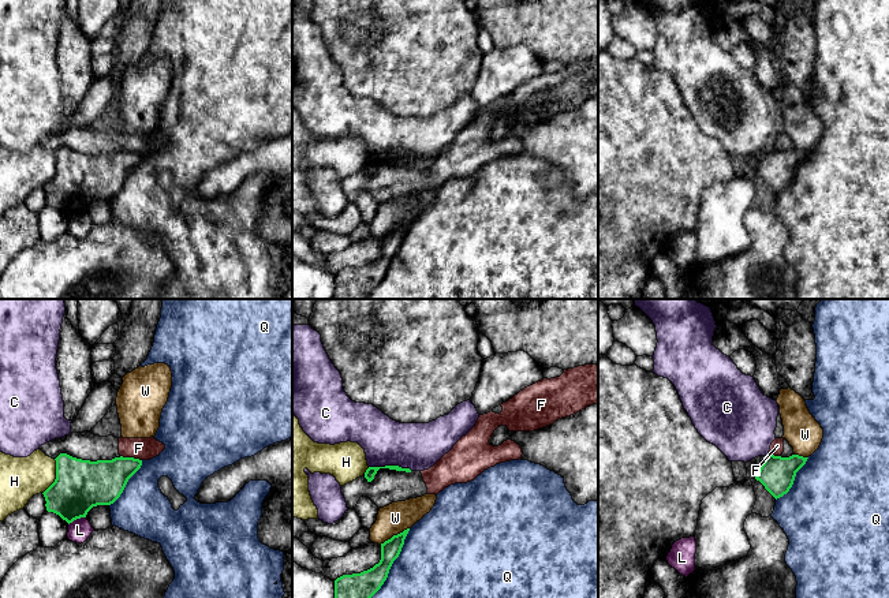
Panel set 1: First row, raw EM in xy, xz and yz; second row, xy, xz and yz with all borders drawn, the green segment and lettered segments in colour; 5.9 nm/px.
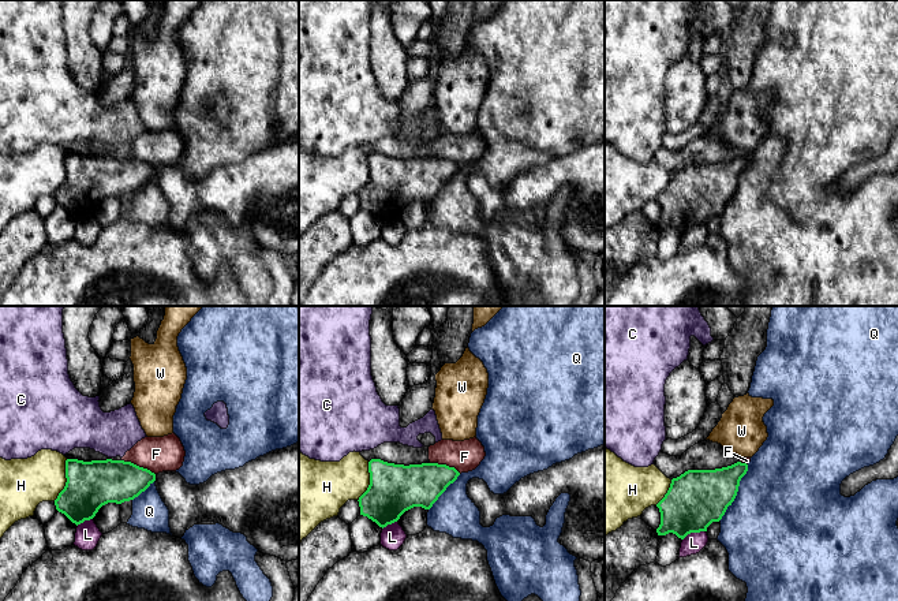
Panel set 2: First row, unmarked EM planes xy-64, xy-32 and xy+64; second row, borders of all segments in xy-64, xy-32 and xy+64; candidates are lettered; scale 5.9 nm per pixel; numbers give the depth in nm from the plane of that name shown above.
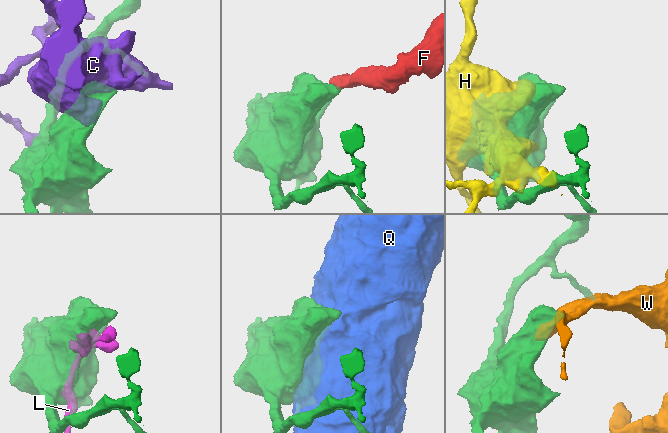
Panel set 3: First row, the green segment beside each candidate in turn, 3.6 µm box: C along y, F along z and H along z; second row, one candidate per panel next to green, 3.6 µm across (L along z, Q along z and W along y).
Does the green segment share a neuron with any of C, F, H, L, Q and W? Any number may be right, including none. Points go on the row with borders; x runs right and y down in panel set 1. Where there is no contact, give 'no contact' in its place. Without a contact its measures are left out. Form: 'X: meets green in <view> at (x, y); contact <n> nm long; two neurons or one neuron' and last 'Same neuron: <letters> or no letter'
C: meets green in xz at (391, 466); contact 260 nm long; two neurons
F: meets green in xy at (131, 458); contact 130 nm long; two neurons
H: meets green in xy at (56, 477); contact 220 nm long; two neurons
L: meets green in xy at (77, 518); contact 120 nm long; two neurons
Q: meets green in xz at (392, 563); contact 480 nm long; two neurons
W: meets green in xz at (393, 535); contact 200 nm long; two neurons
Same neuron: no letter

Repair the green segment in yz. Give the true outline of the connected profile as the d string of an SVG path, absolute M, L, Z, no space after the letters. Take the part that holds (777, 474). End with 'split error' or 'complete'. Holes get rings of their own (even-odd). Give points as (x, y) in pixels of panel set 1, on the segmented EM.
M769 453L755 479L777 500L789 492L796 472L806 464L807 459L799 455L781 457Z; complete

